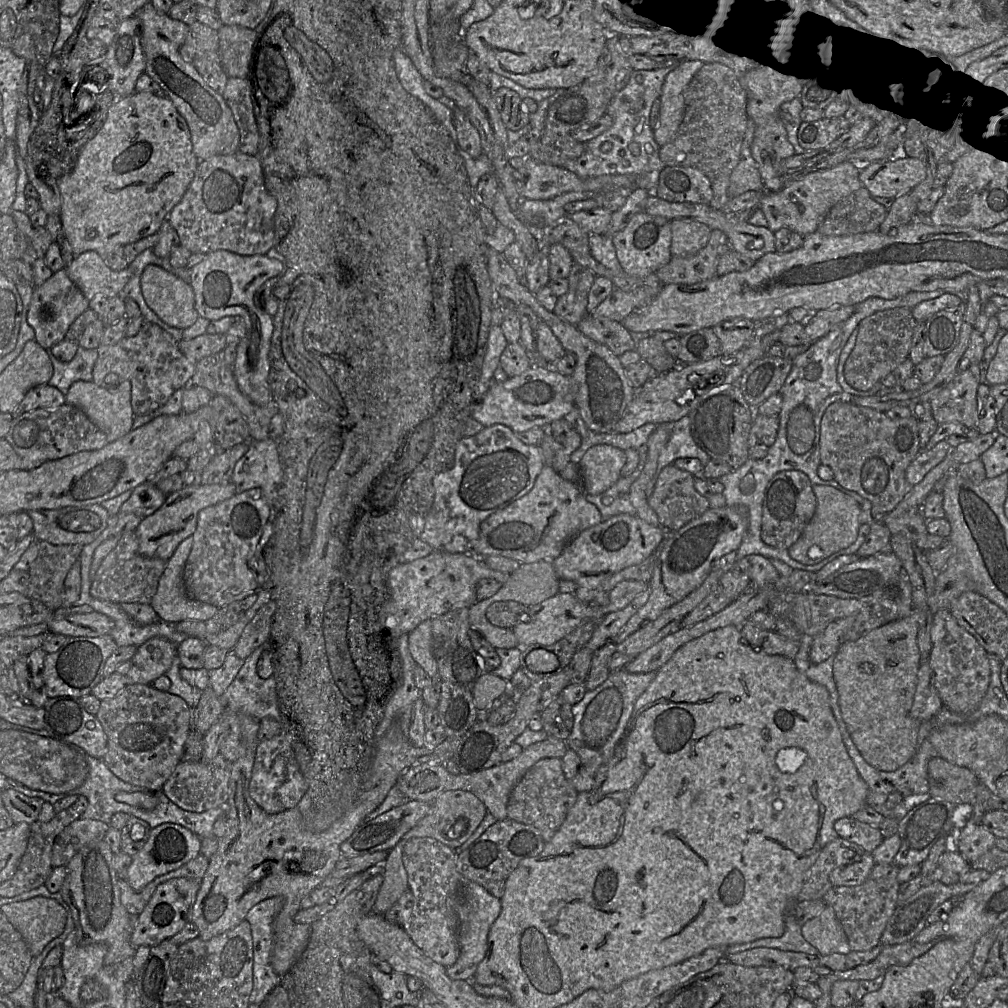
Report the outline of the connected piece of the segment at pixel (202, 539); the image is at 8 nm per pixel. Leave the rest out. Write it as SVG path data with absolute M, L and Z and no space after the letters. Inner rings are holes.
M252 488L198 514L193 545L186 561L183 580L189 598L218 609L256 593L260 588L250 567L263 530L269 521L270 507L260 488Z

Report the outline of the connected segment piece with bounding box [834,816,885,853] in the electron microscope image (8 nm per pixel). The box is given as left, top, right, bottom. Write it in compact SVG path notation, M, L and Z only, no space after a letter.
M842 817L834 823L839 838L860 845L865 852L871 853L885 839L877 827L860 822L853 817Z

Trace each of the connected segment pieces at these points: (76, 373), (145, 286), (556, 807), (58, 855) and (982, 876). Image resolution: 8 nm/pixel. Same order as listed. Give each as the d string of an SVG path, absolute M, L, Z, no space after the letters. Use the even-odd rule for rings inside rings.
M79 346L74 358L69 362L59 361L52 354L51 348L46 351L53 365L53 375L48 385L58 388L66 395L74 382L92 381L92 370L98 358L97 349L85 349Z
M158 265L145 267L141 291L148 306L170 326L184 329L199 317L191 284Z
M544 758L532 765L510 793L507 803L507 818L537 828L544 840L552 839L564 822L569 809L574 805L577 791L565 778L561 759Z
M79 818L69 824L55 839L52 867L65 866L72 857L91 842L103 840L111 826L99 820Z
M970 870L957 883L946 885L935 881L921 887L914 895L896 905L892 916L889 918L886 927L881 935L880 944L895 945L913 940L927 925L929 915L946 900L956 900L967 892L973 890L979 884L990 877L986 870Z

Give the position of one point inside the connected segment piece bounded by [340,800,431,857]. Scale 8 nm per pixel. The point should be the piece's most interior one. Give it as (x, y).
(382, 833)

